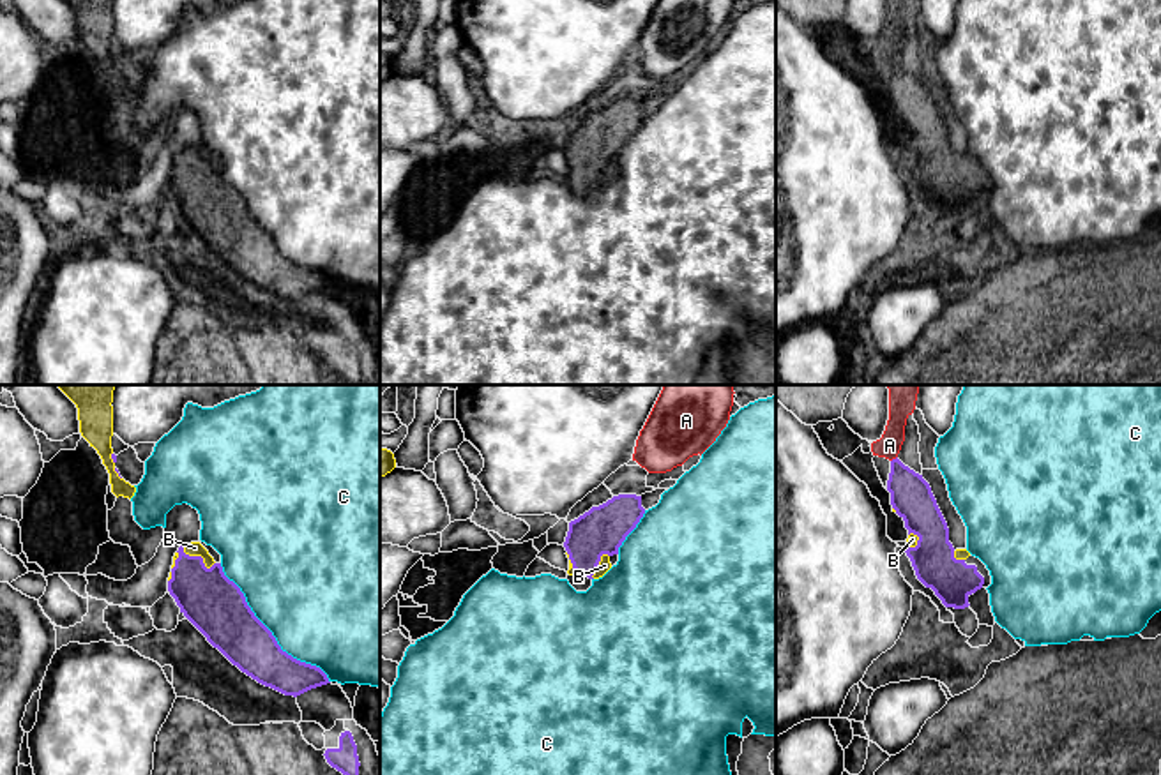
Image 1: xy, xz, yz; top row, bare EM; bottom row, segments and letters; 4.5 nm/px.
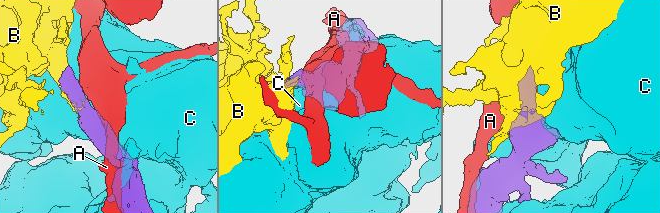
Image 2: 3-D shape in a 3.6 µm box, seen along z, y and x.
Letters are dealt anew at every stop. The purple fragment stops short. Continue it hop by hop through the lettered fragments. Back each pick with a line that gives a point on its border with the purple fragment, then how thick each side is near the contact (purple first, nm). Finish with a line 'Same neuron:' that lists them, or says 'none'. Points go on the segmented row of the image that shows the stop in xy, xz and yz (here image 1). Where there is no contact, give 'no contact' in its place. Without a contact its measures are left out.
B: contact xy (198, 556); calibres 260 and 60 nm
Same neuron: B

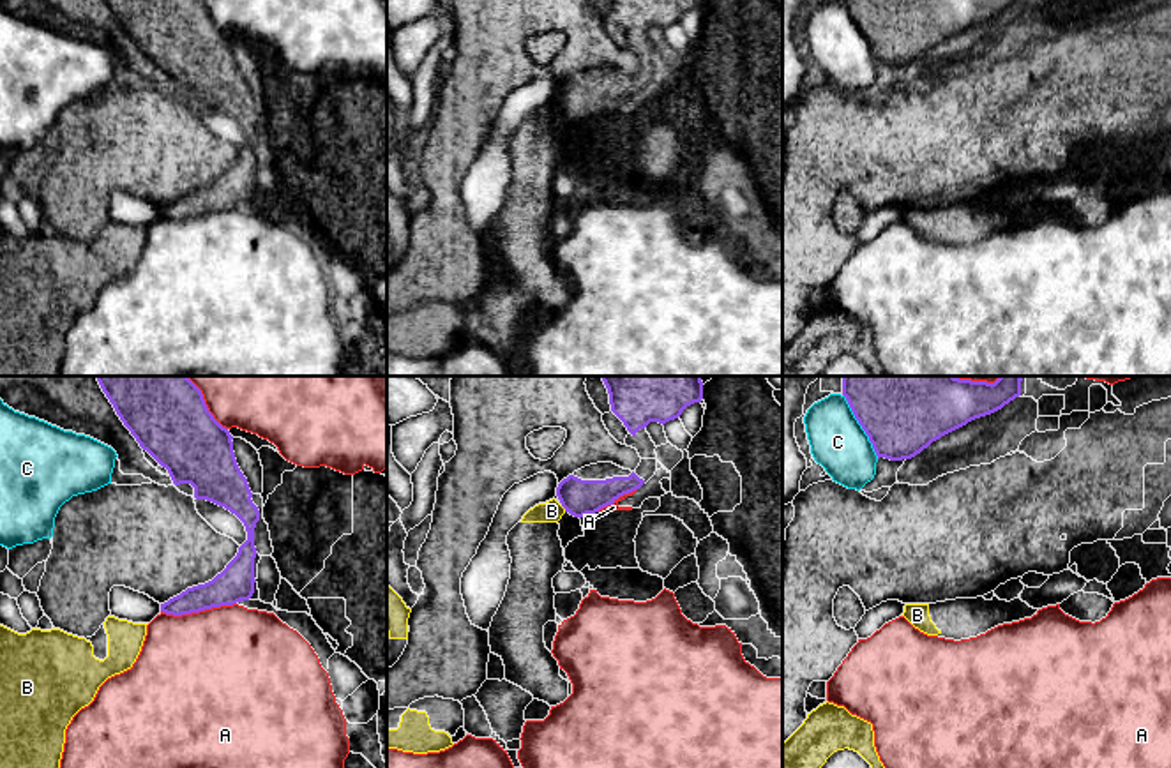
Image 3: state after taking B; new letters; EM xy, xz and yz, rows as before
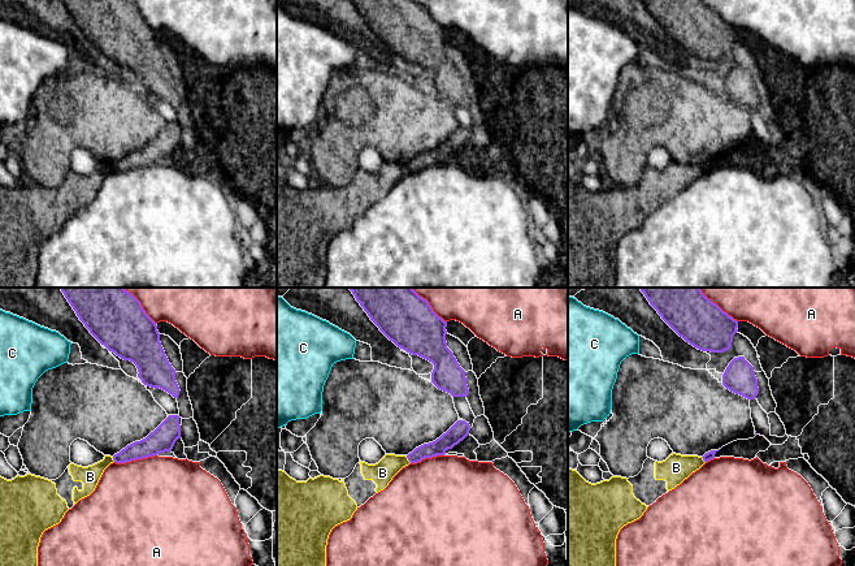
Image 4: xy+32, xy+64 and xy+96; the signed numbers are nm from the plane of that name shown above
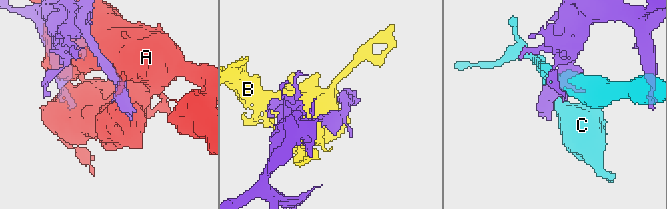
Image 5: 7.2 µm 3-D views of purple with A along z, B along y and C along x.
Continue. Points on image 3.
Same neuron: none

